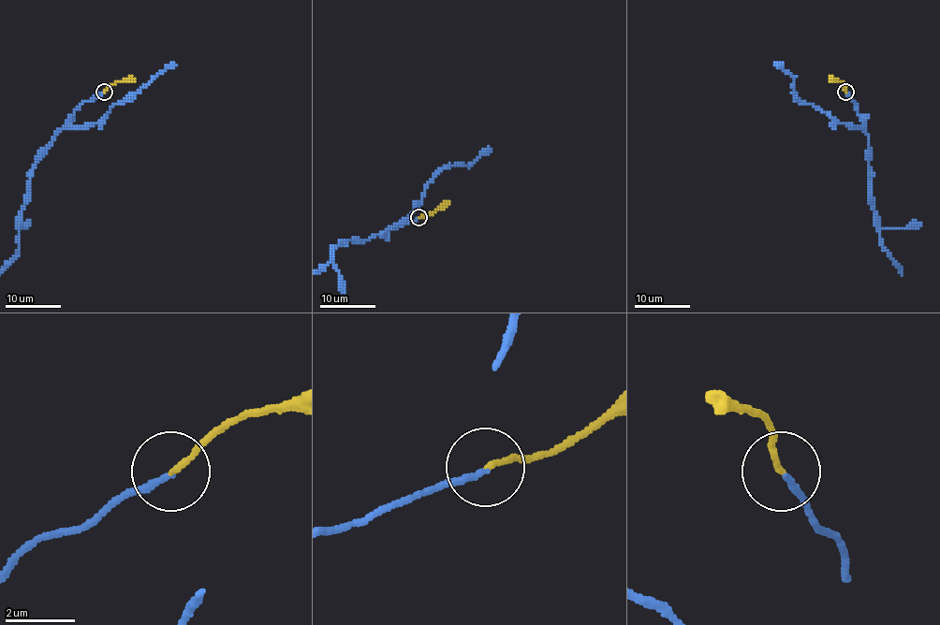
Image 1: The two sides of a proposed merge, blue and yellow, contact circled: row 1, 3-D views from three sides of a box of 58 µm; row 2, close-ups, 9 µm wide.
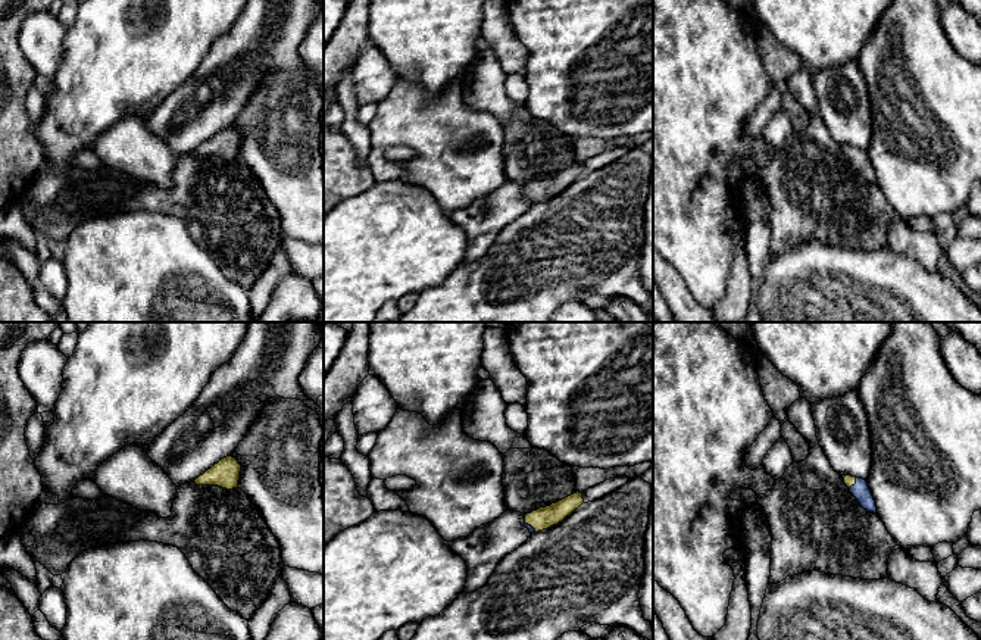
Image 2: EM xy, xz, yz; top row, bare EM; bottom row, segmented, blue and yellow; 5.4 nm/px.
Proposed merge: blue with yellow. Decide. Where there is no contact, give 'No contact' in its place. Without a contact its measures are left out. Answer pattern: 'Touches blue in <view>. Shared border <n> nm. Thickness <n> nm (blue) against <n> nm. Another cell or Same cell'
Touches blue in xz. Shared border 80 nm. Thickness 30 nm (blue) against 120 nm. Same cell

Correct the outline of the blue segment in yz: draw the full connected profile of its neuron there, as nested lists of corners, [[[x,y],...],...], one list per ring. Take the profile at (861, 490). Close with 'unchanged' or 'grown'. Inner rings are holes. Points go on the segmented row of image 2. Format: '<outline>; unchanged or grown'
[[[843,475],[843,481],[863,509],[866,509],[868,512],[874,512],[874,513],[877,512],[875,500],[868,487],[866,480],[856,478],[852,475]]]; grown

